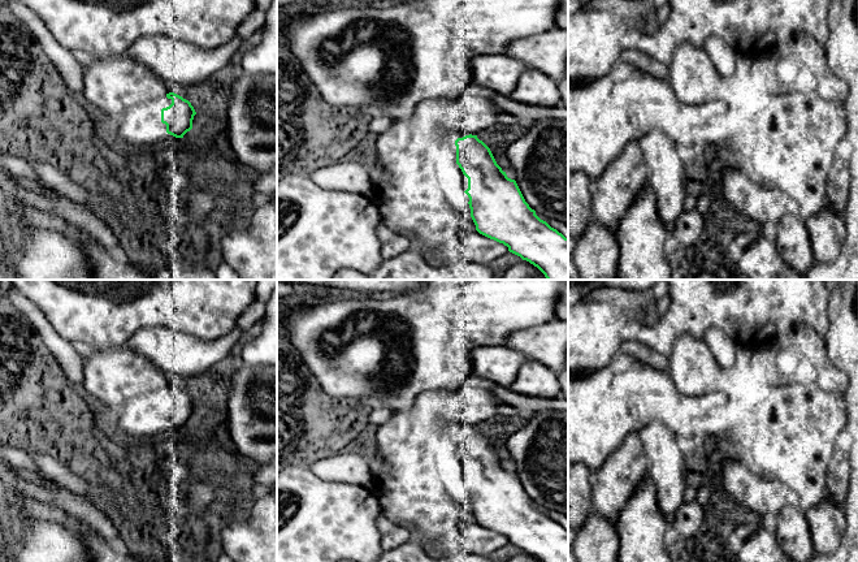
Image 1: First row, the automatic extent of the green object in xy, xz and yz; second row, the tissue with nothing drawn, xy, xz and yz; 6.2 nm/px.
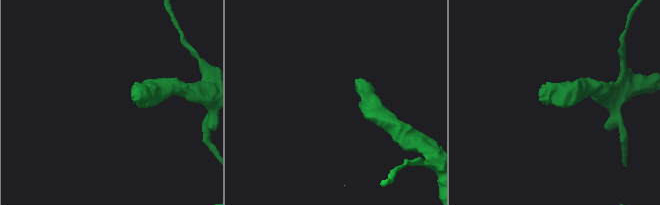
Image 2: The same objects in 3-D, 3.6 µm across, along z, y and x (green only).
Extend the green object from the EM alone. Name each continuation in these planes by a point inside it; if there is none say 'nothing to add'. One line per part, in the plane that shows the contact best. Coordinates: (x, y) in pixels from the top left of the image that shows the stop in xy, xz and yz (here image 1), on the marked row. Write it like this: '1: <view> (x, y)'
1: xy (137, 126)

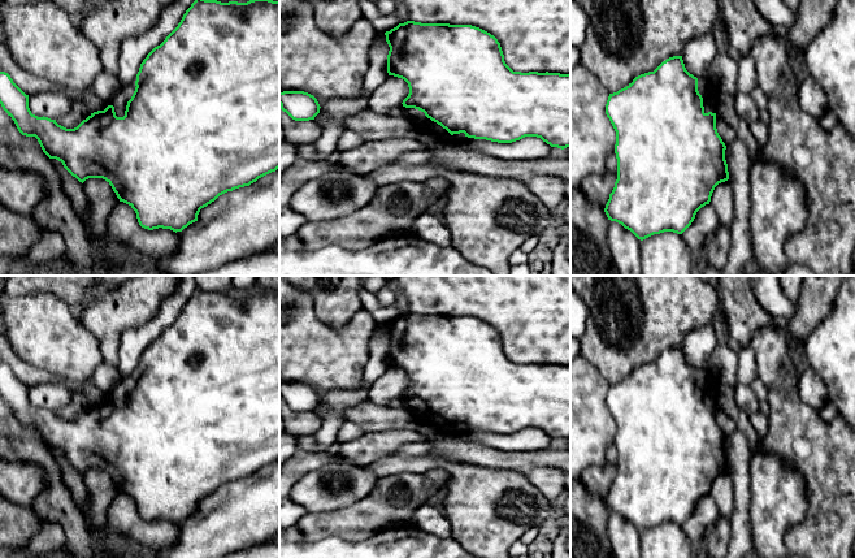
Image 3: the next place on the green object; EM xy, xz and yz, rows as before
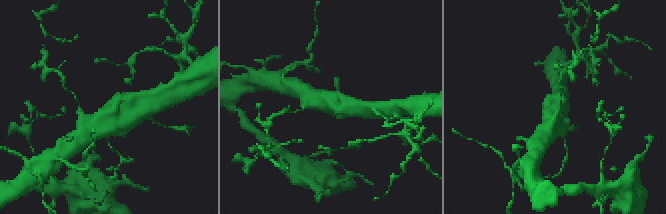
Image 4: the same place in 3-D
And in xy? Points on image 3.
1: xy (118, 100)

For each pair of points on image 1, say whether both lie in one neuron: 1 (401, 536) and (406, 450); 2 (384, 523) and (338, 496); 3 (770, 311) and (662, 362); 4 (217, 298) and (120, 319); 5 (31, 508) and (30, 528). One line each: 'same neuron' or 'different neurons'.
1: different neurons
2: different neurons
3: different neurons
4: same neuron
5: different neurons

